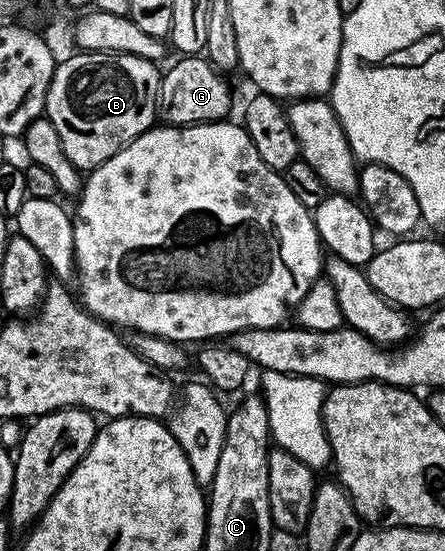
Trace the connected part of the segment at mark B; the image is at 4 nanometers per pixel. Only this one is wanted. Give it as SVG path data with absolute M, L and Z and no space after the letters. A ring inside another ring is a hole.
M73 53L70 59L62 63L60 60L54 66L51 85L47 89L44 118L55 125L55 133L59 133L59 141L63 141L63 153L67 153L67 161L71 161L71 165L75 165L78 171L88 173L103 165L103 161L111 158L120 147L126 147L136 135L154 126L158 118L157 95L161 92L162 77L157 67L154 60L134 55L88 53Z

